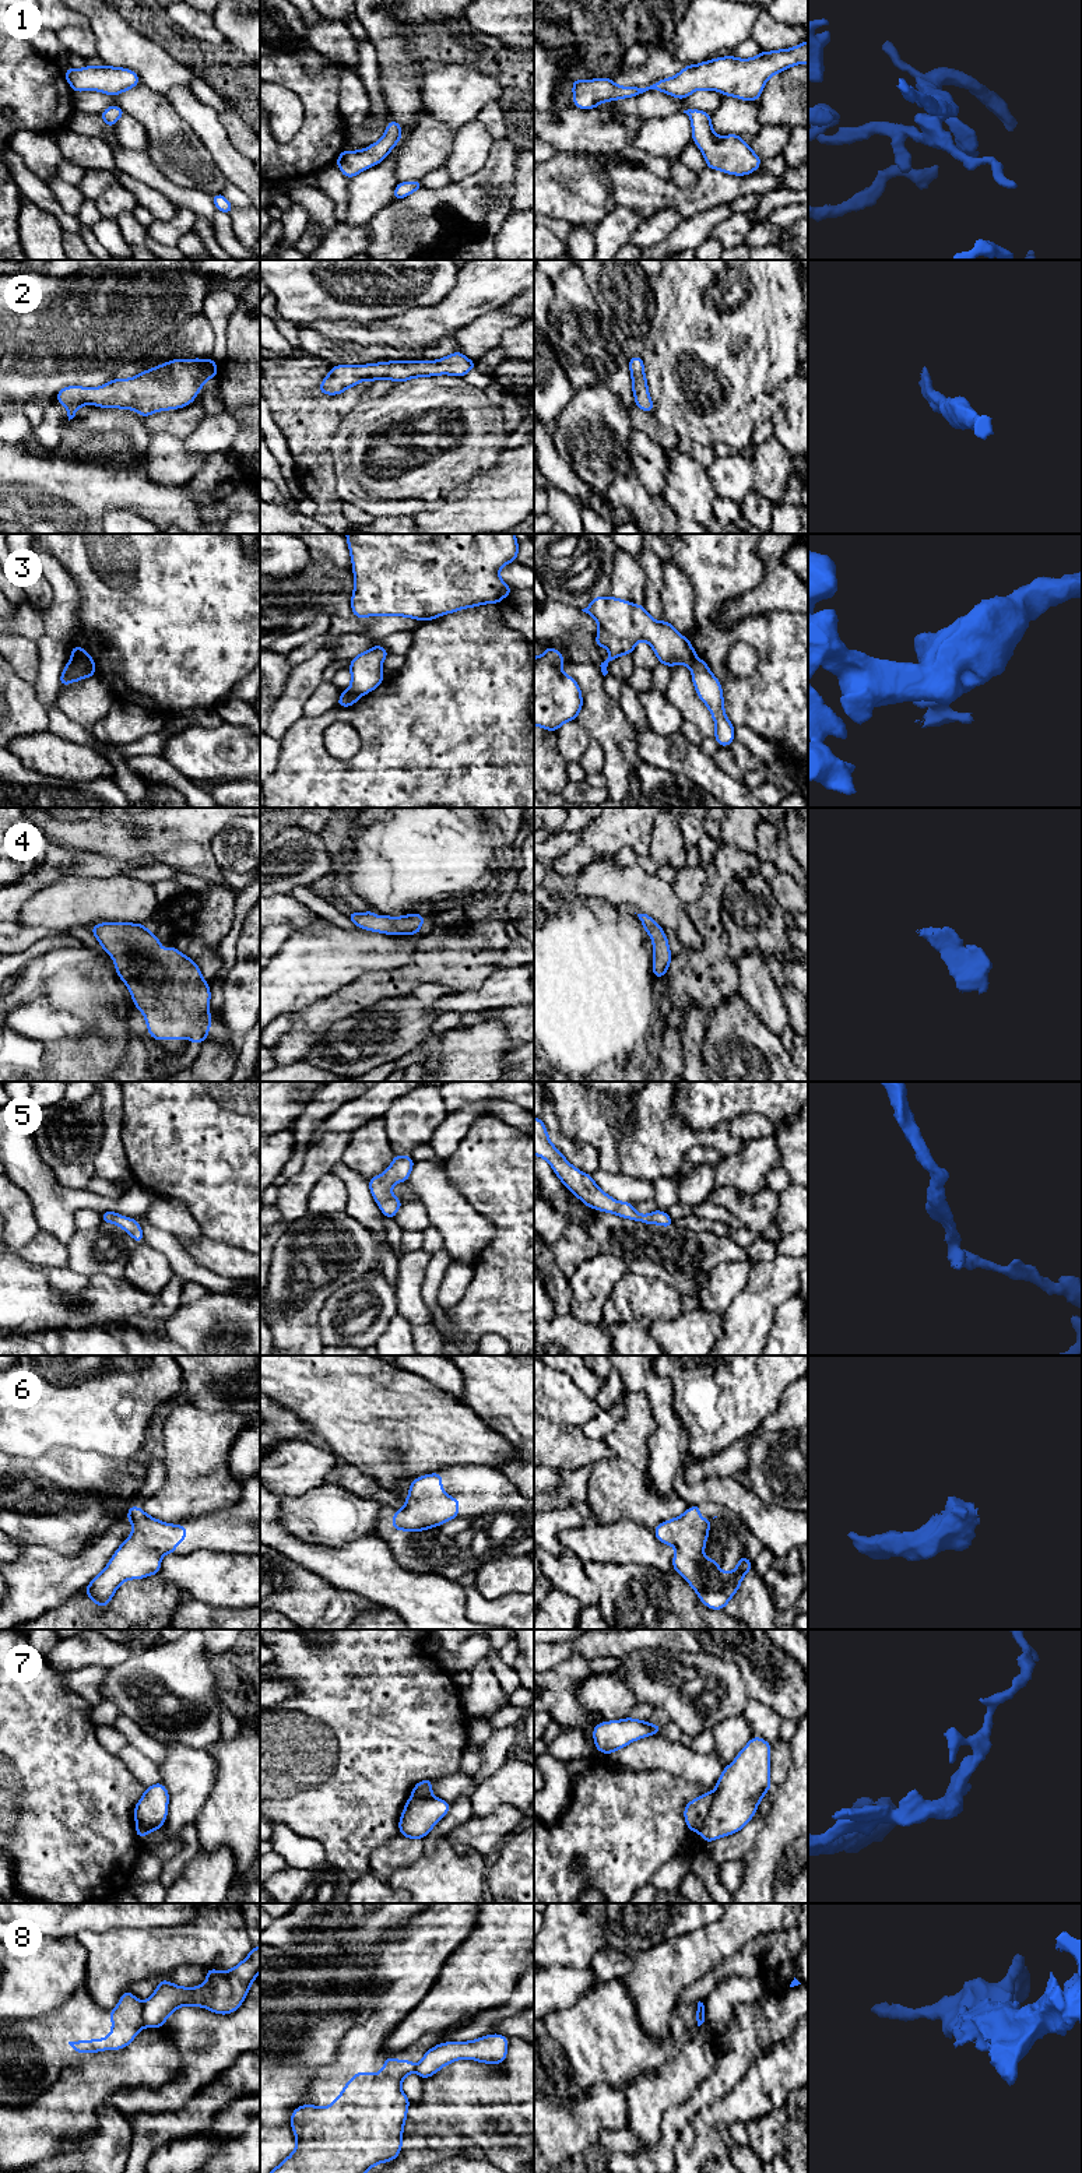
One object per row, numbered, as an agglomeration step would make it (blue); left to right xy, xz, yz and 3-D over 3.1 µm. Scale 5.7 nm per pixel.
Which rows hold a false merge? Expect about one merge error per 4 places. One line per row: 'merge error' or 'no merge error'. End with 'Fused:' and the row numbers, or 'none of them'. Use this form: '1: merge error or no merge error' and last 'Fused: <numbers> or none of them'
1: no merge error
2: no merge error
3: merge error
4: no merge error
5: no merge error
6: no merge error
7: merge error
8: merge error
Fused: 3, 7, 8

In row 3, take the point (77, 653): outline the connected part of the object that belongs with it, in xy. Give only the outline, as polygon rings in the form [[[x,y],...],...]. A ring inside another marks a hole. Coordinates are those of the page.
[[[73,646],[71,658],[75,660],[82,668],[91,671],[95,675],[95,660],[82,647]]]

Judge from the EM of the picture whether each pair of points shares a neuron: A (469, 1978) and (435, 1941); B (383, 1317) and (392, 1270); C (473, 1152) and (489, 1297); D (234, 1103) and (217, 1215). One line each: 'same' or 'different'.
A: different
B: different
C: same
D: same

